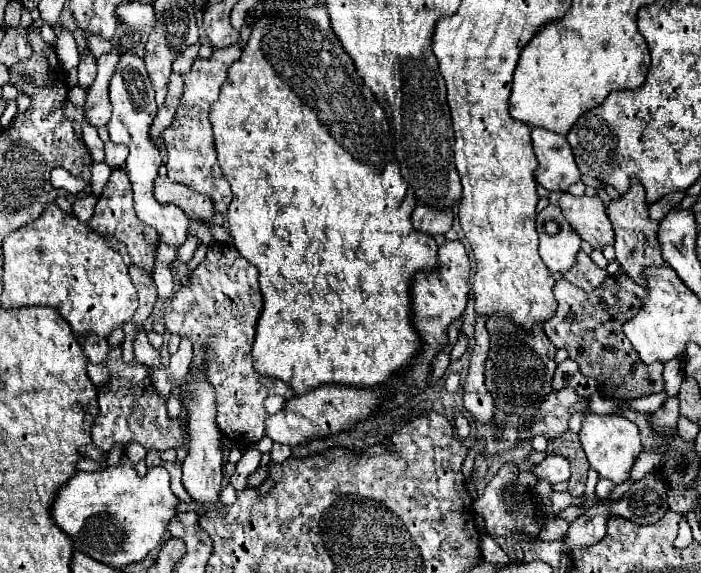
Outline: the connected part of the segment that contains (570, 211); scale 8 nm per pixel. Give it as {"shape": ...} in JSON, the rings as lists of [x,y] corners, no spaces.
{"shape":[[[565,191],[561,193],[559,207],[571,227],[581,235],[583,241],[591,243],[593,249],[603,249],[607,243],[613,243],[613,227],[601,197],[575,197]]]}

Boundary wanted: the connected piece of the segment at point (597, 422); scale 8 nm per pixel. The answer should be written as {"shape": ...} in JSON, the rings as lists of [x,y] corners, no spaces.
{"shape":[[[587,413],[581,423],[579,431],[581,445],[587,453],[591,469],[595,469],[601,477],[611,479],[615,483],[623,483],[629,477],[629,471],[643,451],[641,439],[639,439],[639,429],[635,423],[621,415],[597,415],[597,413]]]}

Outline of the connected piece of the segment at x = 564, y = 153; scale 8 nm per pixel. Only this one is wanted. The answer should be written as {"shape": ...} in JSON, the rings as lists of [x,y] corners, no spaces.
{"shape":[[[531,127],[533,151],[537,155],[539,167],[535,179],[549,191],[565,191],[569,185],[581,179],[581,173],[575,165],[575,157],[569,141],[549,129]]]}

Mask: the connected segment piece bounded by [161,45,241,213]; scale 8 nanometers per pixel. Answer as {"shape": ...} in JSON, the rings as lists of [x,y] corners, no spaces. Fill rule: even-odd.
{"shape":[[[231,45],[225,49],[213,49],[211,59],[197,59],[189,73],[183,75],[185,79],[185,91],[179,103],[179,109],[175,113],[173,125],[167,127],[161,137],[167,145],[167,171],[169,177],[181,185],[187,185],[193,191],[199,191],[211,199],[215,199],[217,213],[225,213],[231,203],[231,189],[229,183],[217,163],[217,151],[213,141],[213,131],[209,123],[209,111],[211,105],[217,101],[221,85],[227,81],[227,69],[231,63],[235,63],[241,55],[239,45]]]}

